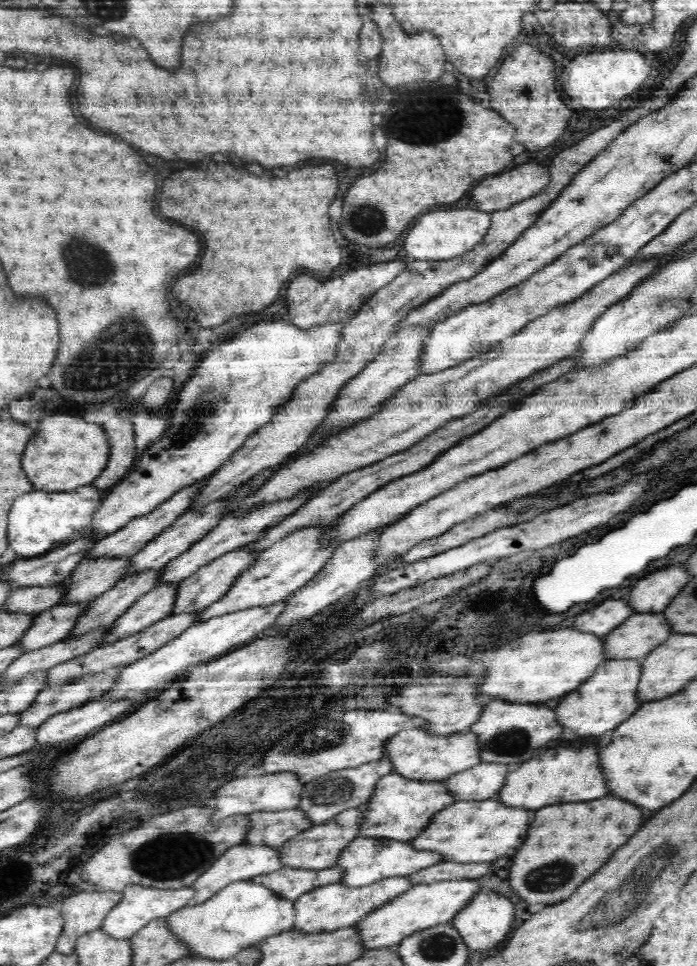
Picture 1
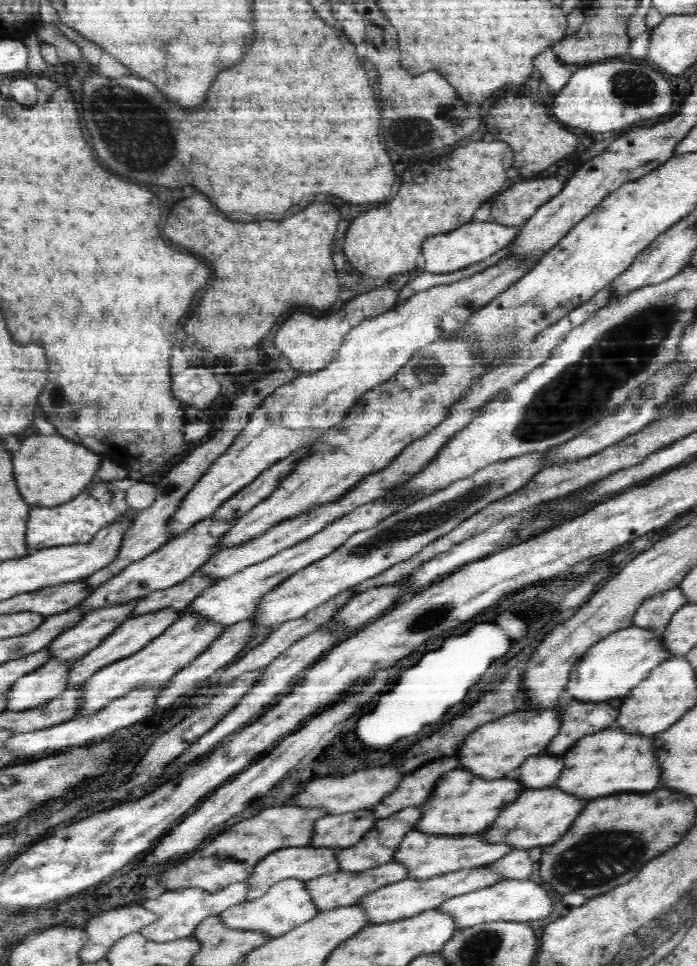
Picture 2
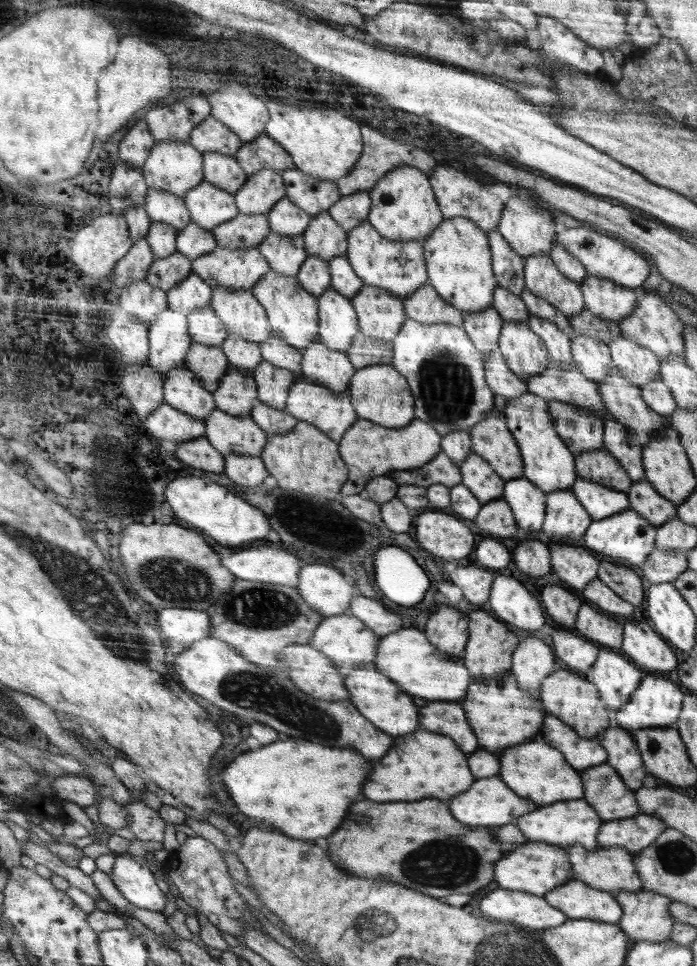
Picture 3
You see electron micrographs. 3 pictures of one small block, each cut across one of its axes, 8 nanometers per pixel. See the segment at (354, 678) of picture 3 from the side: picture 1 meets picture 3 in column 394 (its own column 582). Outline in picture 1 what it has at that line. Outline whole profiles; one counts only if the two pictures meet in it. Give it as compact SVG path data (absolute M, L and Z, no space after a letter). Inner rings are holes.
M611 660L606 661L594 676L583 682L579 688L572 693L568 693L562 699L560 706L556 708L558 722L566 728L570 728L580 736L602 736L608 730L618 728L626 716L632 716L640 708L640 699L637 696L639 681L642 676L641 662L632 660Z

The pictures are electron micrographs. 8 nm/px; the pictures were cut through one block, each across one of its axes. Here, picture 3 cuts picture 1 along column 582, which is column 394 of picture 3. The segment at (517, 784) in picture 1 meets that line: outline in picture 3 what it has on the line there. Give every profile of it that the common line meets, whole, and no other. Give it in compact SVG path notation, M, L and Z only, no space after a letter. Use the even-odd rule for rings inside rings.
M419 729L411 734L400 735L395 742L398 744L394 744L394 752L378 760L374 780L366 784L368 800L392 802L392 800L420 800L430 796L452 798L468 790L470 784L474 782L472 772L468 768L470 766L468 754L460 752L454 740L448 736Z

